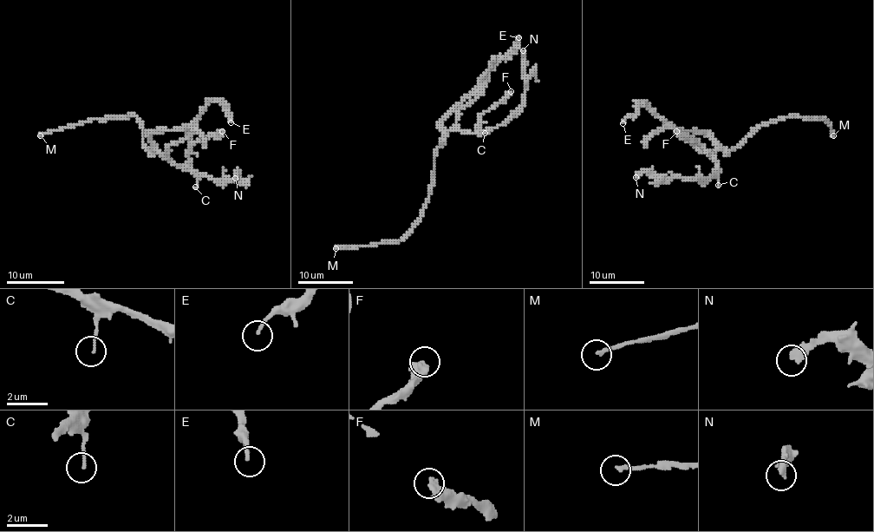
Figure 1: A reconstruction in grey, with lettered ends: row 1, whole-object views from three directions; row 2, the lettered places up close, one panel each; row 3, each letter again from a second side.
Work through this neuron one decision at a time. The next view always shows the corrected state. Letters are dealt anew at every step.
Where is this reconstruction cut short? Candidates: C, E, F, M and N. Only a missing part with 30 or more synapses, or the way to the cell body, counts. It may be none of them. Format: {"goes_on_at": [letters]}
{"goes_on_at": ["M", "N"]}

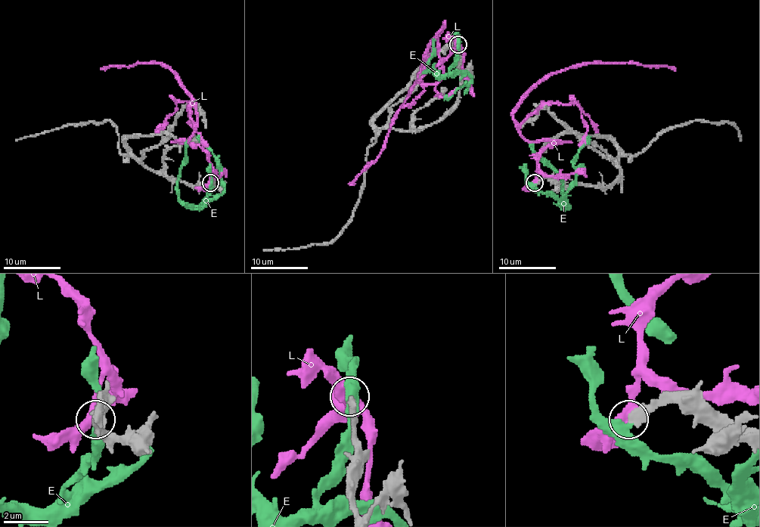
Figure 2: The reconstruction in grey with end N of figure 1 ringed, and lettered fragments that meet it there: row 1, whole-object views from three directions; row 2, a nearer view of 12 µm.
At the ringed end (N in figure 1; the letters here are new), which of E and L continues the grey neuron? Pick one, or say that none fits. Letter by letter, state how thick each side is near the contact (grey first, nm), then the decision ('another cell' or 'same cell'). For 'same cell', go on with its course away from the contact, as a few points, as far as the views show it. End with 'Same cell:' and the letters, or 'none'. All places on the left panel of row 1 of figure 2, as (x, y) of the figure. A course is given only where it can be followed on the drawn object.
E: 420/320 nm | another cell
L: 440/320 nm | another cell
Same cell: none

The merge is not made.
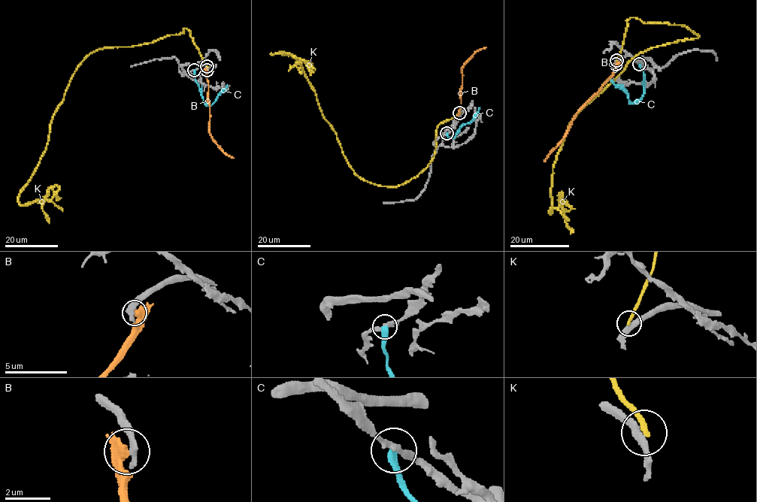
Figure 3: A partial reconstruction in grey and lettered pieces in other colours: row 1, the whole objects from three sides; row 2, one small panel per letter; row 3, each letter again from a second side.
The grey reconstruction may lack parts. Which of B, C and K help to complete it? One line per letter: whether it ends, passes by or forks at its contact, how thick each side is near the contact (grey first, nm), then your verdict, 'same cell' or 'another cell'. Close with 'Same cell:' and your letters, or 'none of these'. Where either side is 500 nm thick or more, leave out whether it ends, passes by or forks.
B: it passes by | 440/340 nm | another cell
C: it ends | 240/360 nm | another cell
K: it ends | 360/240 nm | another cell
Same cell: none of these

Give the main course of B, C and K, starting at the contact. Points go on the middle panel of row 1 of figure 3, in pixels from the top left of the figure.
B: (459, 112), (461, 68), (476, 51), (485, 46)
C: (446, 133), (448, 137), (454, 137), (479, 107)
K: (460, 113), (425, 168), (378, 185), (348, 163), (301, 65), (271, 54), (307, 60), (301, 71)

